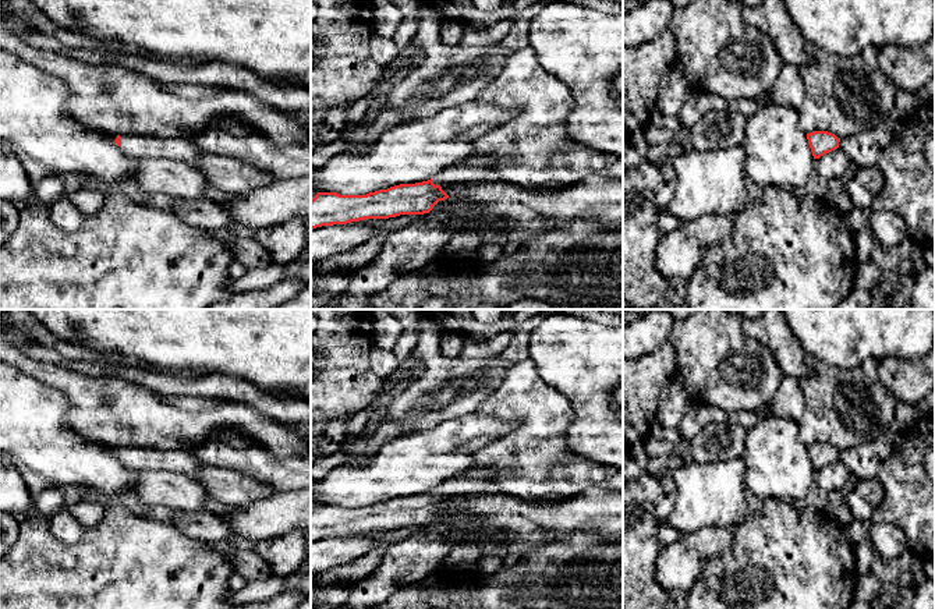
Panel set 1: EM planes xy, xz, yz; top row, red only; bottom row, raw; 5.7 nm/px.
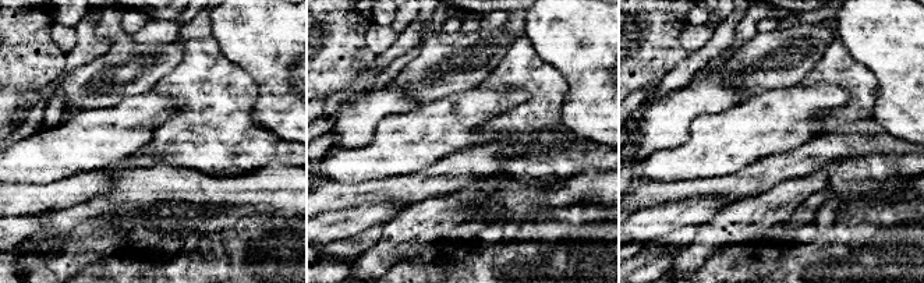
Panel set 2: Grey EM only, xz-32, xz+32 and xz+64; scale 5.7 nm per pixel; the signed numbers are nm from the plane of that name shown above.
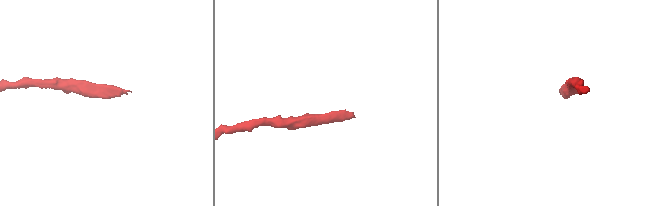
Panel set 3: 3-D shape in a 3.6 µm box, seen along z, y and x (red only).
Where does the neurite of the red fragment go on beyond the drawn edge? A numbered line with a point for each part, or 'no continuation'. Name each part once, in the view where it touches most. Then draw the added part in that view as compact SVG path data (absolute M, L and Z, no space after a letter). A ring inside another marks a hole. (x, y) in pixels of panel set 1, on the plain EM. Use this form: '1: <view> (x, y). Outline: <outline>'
1: xz (438, 491). Outline: M447 481L436 485L432 492L433 492L433 496L435 498L451 498L451 496L456 496L456 492L454 491L445 491L442 486L446 484Z

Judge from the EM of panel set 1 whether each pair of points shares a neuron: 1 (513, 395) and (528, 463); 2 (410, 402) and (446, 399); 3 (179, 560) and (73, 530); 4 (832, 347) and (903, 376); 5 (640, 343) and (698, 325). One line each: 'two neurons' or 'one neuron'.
1: one neuron
2: one neuron
3: two neurons
4: two neurons
5: two neurons

